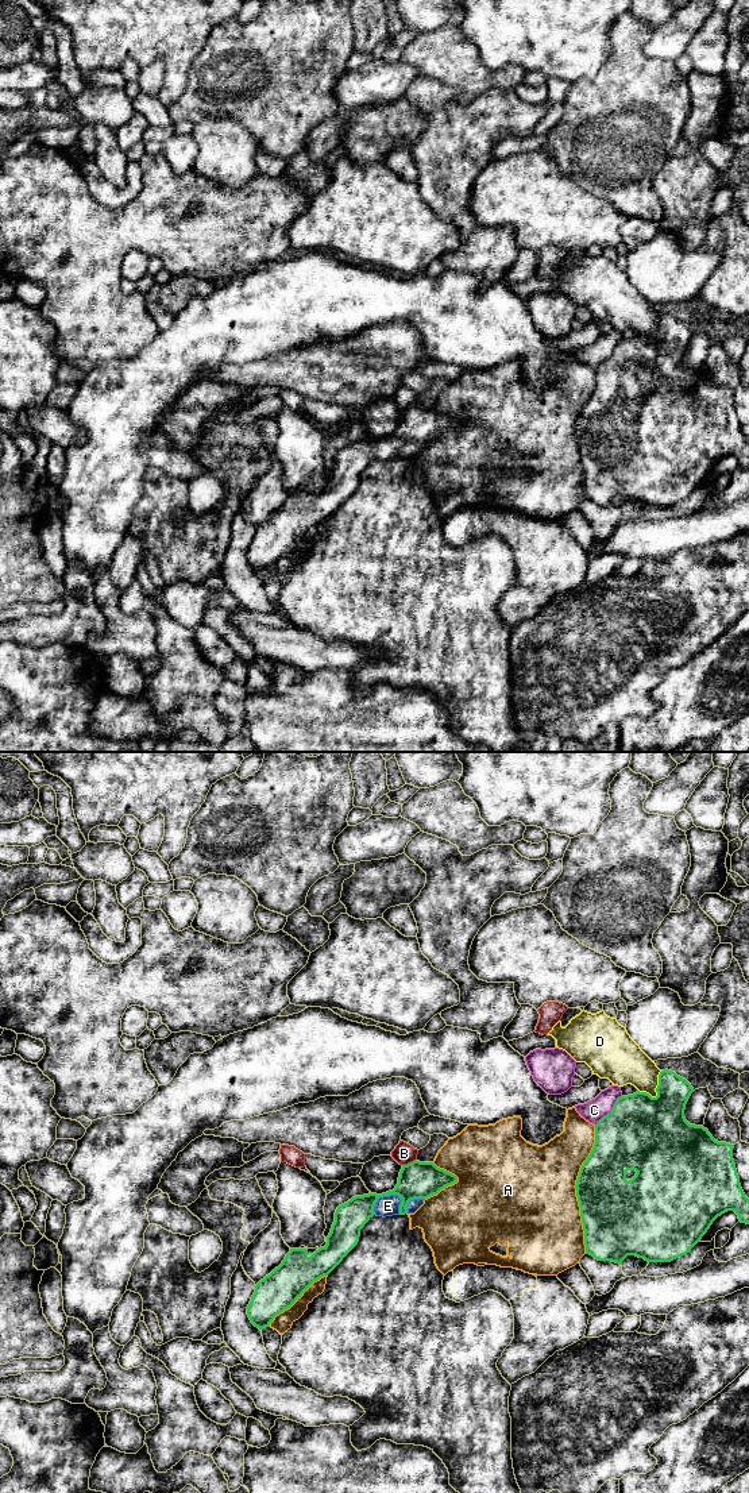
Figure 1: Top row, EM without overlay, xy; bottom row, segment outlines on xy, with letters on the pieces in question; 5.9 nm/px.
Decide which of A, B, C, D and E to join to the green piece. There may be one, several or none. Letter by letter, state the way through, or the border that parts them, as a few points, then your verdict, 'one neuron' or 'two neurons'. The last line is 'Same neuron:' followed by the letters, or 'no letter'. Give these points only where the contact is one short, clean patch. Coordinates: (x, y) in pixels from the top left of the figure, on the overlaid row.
A: two neurons
B: two neurons
C: two neurons
D: along xy (661, 1071), (655, 1096), (639, 1091) | two neurons
E: one neuron
Same neuron: E

